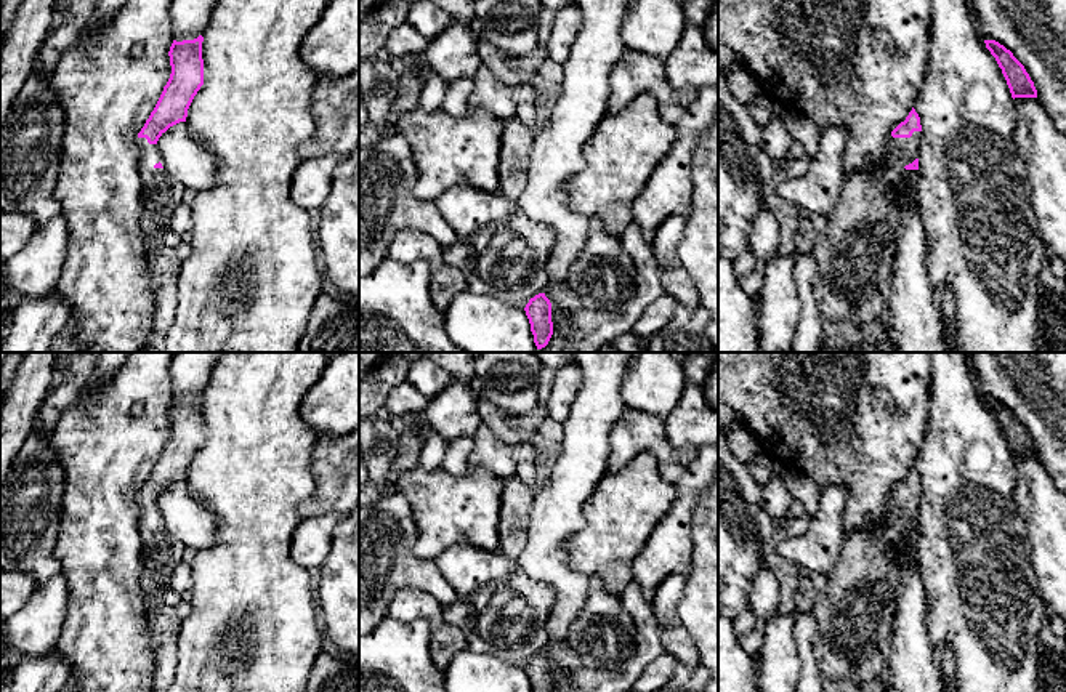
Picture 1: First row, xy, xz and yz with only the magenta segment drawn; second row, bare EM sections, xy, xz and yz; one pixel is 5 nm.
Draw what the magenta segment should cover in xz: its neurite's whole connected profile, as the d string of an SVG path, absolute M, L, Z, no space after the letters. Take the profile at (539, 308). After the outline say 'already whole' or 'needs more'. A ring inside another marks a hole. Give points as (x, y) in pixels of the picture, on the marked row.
M539 293L529 300L524 311L529 319L537 349L545 348L553 335L550 300L545 296L545 293Z; already whole

